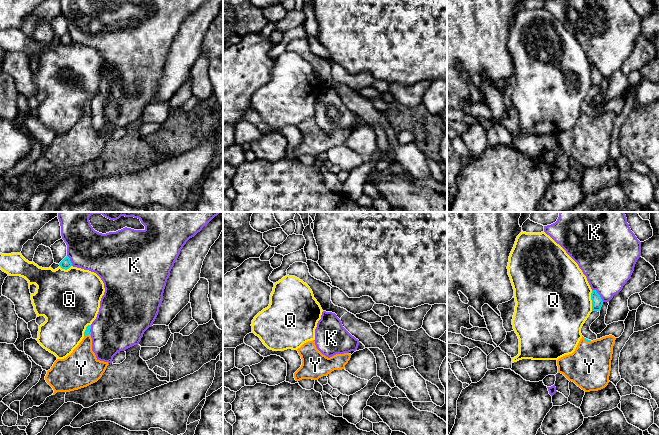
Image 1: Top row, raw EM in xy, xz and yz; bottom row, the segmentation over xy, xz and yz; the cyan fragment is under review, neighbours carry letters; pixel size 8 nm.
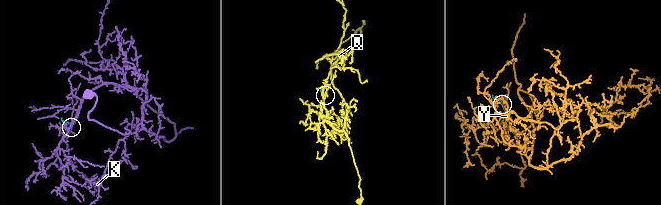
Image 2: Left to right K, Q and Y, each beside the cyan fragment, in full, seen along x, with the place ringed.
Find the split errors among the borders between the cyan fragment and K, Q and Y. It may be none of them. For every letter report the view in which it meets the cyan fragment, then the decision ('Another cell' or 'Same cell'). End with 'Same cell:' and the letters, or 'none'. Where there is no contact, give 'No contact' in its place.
K: Touches cyan in yz. Another cell
Q: Touches cyan in yz. Another cell
Y: Touches cyan in yz. Same cell
Same cell: Y

